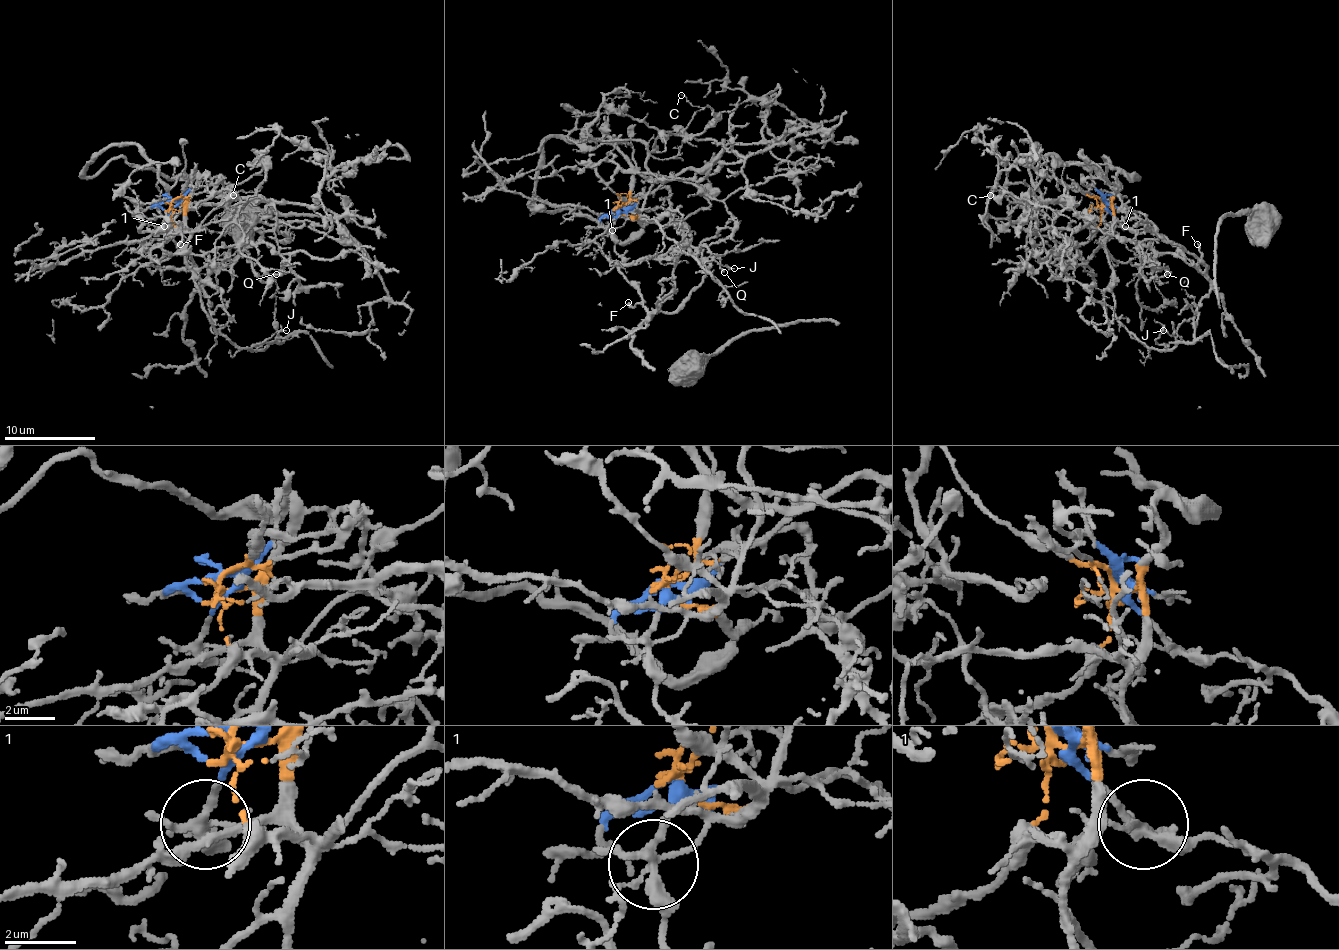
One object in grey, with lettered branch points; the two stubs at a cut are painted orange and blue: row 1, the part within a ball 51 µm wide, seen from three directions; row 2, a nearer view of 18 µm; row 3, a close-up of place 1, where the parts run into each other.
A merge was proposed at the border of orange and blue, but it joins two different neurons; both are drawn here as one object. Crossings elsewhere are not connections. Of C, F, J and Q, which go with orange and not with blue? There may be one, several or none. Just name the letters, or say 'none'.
C, J

